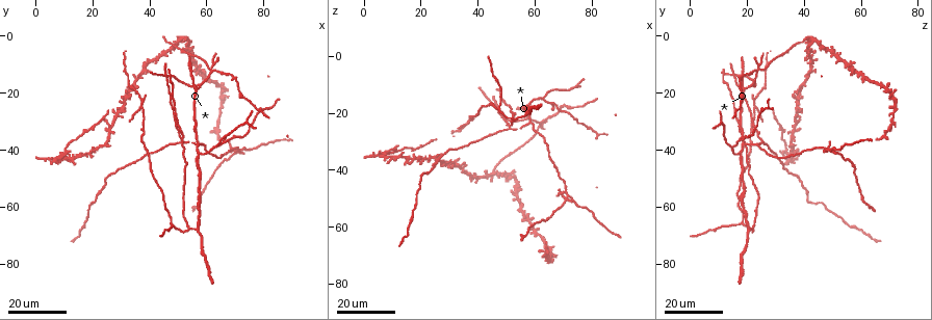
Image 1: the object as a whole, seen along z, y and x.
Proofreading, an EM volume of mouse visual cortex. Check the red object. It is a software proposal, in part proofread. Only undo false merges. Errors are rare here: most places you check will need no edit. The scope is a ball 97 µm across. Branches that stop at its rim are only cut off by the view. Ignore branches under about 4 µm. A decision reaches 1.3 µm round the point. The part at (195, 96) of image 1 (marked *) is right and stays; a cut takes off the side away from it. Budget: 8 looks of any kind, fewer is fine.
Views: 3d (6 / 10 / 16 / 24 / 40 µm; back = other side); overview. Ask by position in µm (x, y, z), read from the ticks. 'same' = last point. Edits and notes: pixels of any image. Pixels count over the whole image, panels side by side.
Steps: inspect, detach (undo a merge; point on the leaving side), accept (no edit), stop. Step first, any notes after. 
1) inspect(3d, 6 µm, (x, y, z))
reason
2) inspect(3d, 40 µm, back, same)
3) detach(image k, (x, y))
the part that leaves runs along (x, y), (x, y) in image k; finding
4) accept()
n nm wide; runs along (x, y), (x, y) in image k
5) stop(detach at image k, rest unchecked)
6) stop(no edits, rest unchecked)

inspect(3d, 24 µm, (36, 25, 23))
branch point

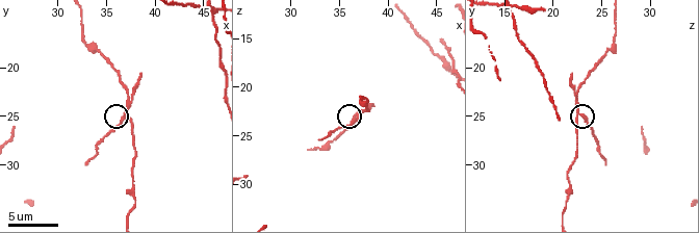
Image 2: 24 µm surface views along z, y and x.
inspect(3d, 6 µm, (36.8, 24.8, 22.8))

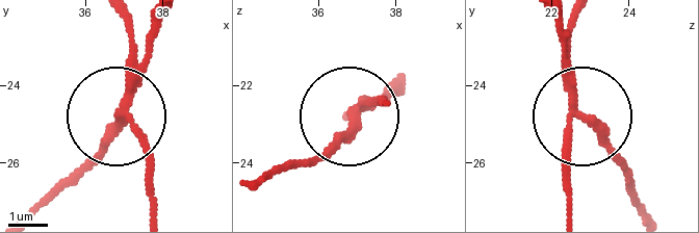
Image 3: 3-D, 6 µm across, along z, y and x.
detach(image 3, (115, 130))
200 nm wide; the part that leaves runs along (133, 85), (113, 132), (34, 211) in image 3; a second neuron is stuck on

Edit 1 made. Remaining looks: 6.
inspect(overview)
redraw

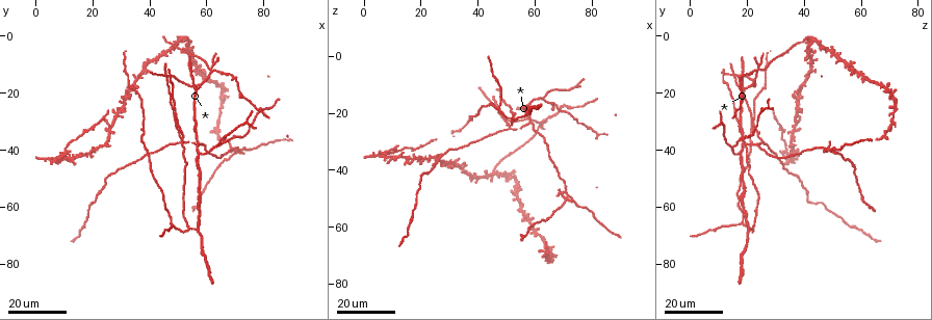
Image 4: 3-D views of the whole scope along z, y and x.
inspect(3d, 16 µm, (48, 65, 19))
a fork

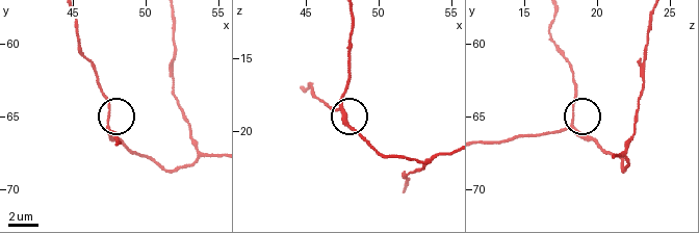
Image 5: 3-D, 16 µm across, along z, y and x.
inspect(3d, 10 µm, (47.6, 65.6, 18.4))

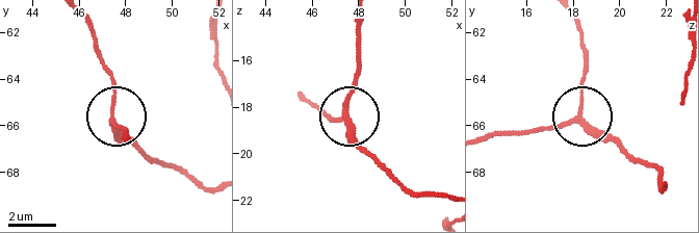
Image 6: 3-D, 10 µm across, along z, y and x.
accept()
190 nm wide; runs along (214, 187), (197, 187), (144, 153), (113, 118), (125, 129) in image 6; all the same neuron

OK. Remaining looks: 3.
inspect(3d, 16 µm, (72, 40, 49))
four or more arms meet

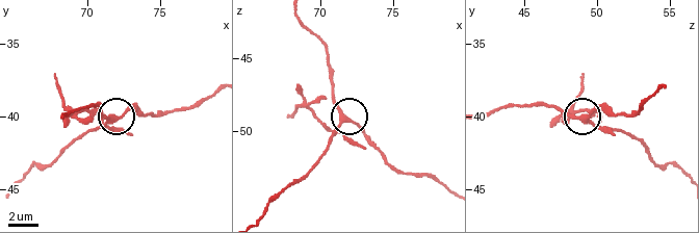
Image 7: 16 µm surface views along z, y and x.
inspect(3d, 6 µm, (71.4, 40.2, 49.2))
closer look

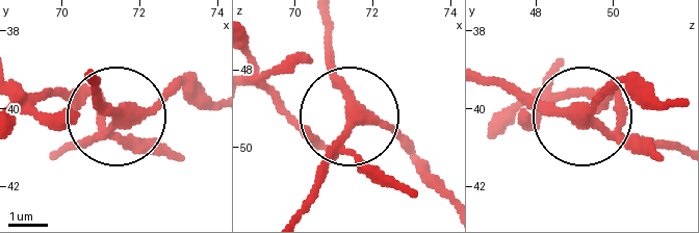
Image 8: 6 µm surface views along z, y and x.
detach(image 8, (70, 98))
5 arms; the part that leaves runs along (341, 154), (315, 144), (256, 87) in image 8; two neurons meet here

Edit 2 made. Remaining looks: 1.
stop(detach at image 3, detach at image 8, rest unchecked)

